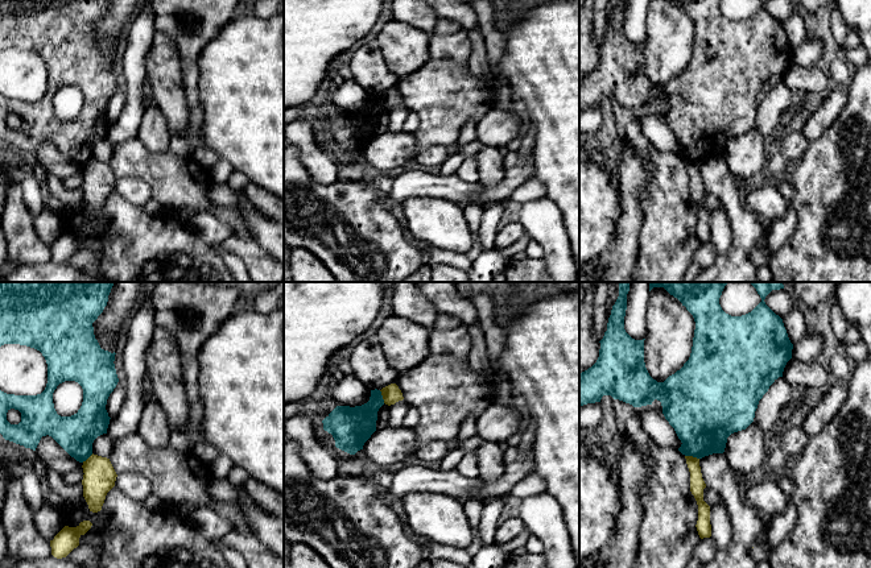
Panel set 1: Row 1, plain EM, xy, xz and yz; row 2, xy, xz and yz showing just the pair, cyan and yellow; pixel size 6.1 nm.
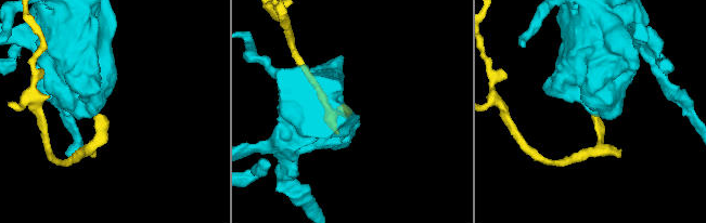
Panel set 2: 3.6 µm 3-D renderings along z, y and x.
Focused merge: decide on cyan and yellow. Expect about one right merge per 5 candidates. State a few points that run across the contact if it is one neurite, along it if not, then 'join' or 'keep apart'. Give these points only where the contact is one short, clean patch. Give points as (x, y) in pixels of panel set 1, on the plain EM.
yz (685, 160), (698, 164) | keep apart

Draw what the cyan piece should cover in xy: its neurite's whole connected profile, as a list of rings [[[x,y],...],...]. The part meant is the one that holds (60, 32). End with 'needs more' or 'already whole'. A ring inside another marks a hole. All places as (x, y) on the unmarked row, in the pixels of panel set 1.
[[[0,0],[0,51],[4,49],[20,49],[20,50],[26,50],[30,53],[34,53],[42,58],[42,61],[46,65],[48,69],[48,88],[45,95],[41,99],[37,100],[15,100],[15,99],[7,99],[0,95],[0,138],[5,145],[13,146],[16,149],[24,150],[25,153],[30,153],[36,156],[40,145],[42,141],[51,141],[71,162],[74,162],[77,166],[83,167],[86,166],[91,159],[92,159],[92,148],[94,145],[103,140],[107,138],[107,133],[110,129],[110,121],[106,115],[107,104],[110,99],[113,96],[116,92],[119,83],[116,79],[115,74],[115,57],[111,58],[108,55],[104,55],[100,53],[98,45],[95,43],[94,40],[94,32],[92,28],[98,24],[98,21],[103,17],[104,12],[107,11],[108,7],[108,0]],[[65,86],[75,86],[78,87],[82,94],[83,94],[83,107],[81,113],[78,115],[77,119],[71,121],[61,121],[57,119],[53,108],[53,98],[57,94],[57,91]],[[11,115],[18,115],[21,117],[21,127],[18,129],[11,129],[7,125],[7,117]]]; already whole

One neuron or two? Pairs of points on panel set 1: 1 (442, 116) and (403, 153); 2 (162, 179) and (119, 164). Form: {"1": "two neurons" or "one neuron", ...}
{"1": "two neurons", "2": "one neuron"}

